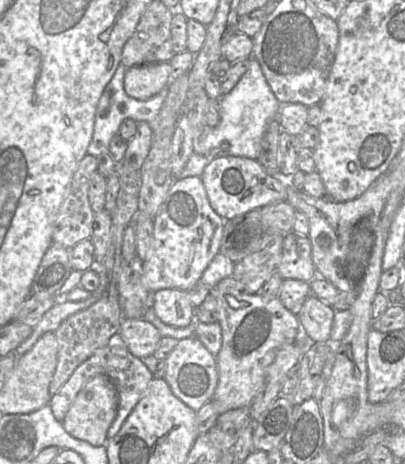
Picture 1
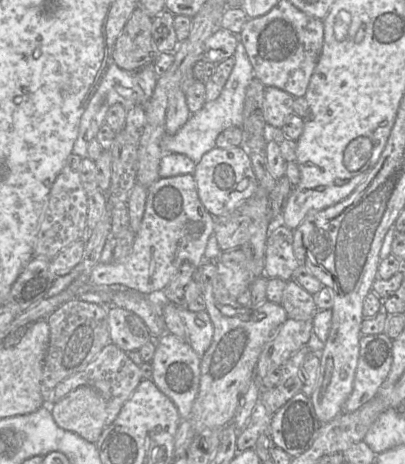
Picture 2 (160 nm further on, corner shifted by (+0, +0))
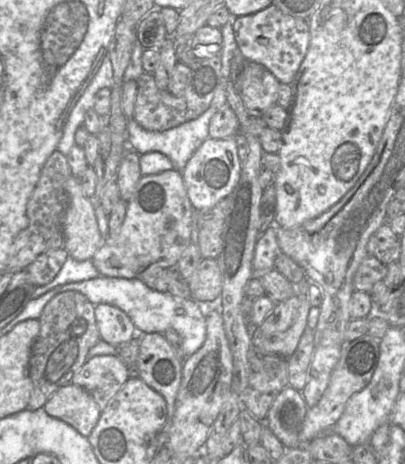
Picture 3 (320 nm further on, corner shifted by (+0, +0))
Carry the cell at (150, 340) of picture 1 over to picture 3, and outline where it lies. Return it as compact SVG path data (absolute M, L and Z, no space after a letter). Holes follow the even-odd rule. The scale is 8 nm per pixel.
M97 304L94 308L100 338L114 346L128 342L138 332L129 316L116 306Z

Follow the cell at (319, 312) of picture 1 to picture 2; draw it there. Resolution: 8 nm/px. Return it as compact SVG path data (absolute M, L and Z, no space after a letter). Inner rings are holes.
M293 280L286 281L281 306L295 320L312 321L318 312L313 295Z

